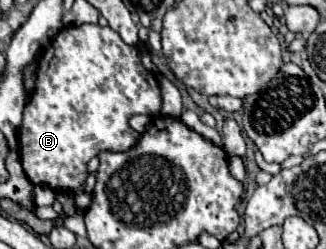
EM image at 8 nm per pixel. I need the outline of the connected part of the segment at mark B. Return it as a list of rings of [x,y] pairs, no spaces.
[[[92,23],[60,29],[52,45],[40,57],[36,87],[24,109],[20,129],[20,161],[28,181],[32,185],[44,185],[52,191],[70,191],[74,195],[82,193],[88,177],[88,161],[100,151],[132,149],[138,143],[140,133],[130,127],[130,117],[158,113],[160,107],[162,95],[156,77],[142,67],[138,49],[122,43],[116,31]]]

